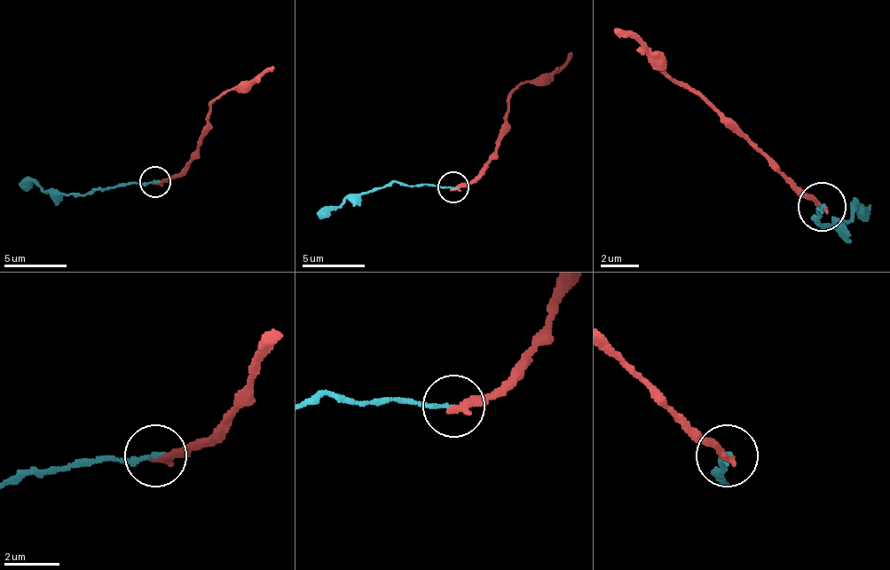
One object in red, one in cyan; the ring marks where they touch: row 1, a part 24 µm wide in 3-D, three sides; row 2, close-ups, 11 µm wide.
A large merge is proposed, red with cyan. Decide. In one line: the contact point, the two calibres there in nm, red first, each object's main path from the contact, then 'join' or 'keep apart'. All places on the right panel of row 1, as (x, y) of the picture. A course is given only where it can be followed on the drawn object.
place (822, 207); calibres 280 and 200 nm; course red (821, 208), (681, 87), (652, 59), (613, 29); course cyan (821, 208), (815, 217), (825, 227), (830, 227), (859, 208), (864, 212); keep apart

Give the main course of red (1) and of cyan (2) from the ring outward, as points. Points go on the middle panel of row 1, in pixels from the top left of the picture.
1: (453, 186), (466, 186), (484, 164), (510, 95), (523, 83), (551, 76), (572, 51)
2: (453, 186), (390, 183), (381, 189), (350, 193), (331, 211), (316, 215)

